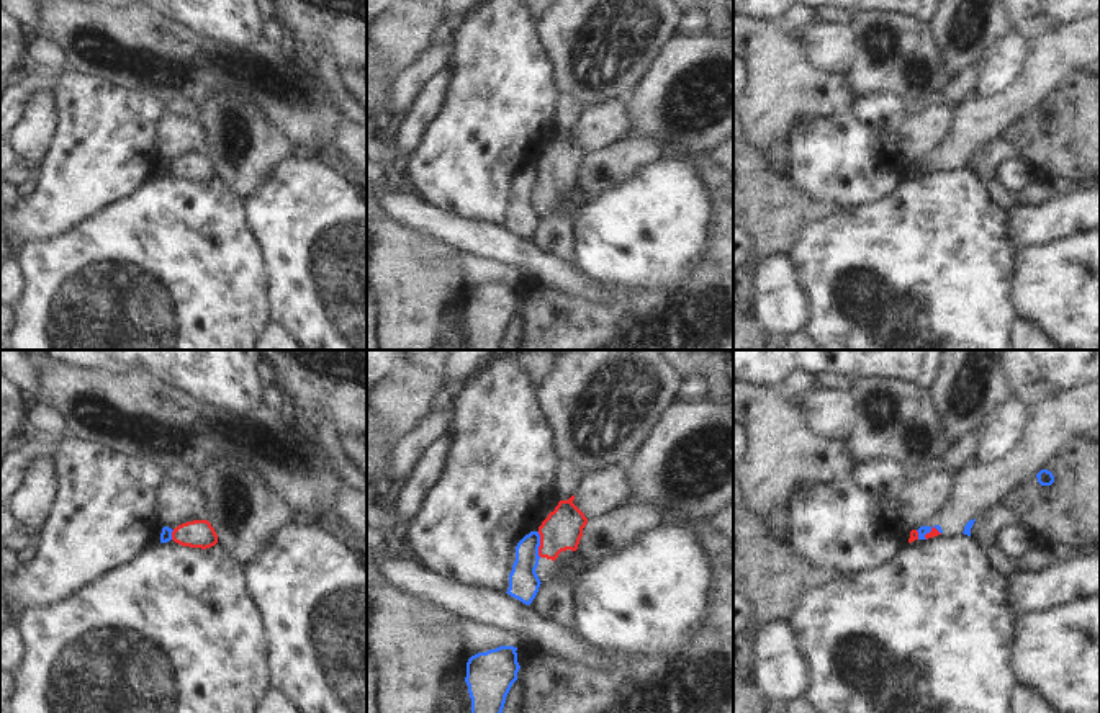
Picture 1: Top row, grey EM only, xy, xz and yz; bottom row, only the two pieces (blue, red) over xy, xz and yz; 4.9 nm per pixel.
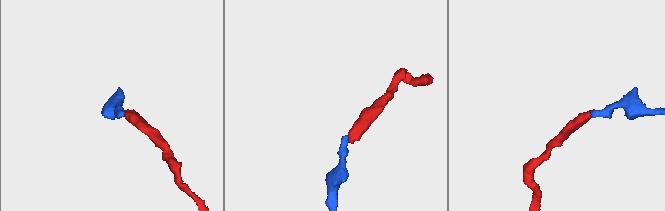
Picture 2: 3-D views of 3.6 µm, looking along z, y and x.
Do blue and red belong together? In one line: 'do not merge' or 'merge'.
do not merge

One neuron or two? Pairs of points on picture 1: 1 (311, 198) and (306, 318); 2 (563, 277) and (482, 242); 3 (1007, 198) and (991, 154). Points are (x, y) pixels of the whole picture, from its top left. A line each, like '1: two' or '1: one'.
1: one
2: one
3: one

